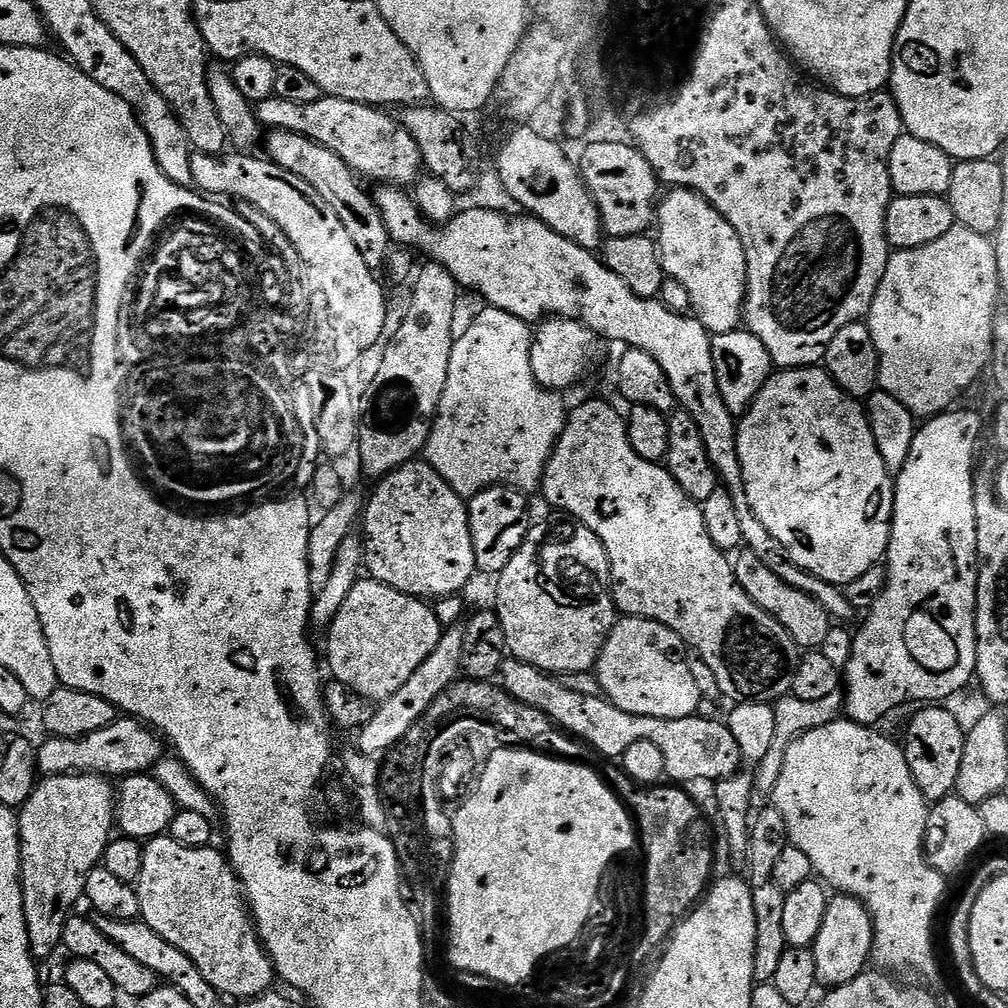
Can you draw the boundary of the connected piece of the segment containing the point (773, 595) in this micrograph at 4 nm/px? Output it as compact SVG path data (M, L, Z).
M744 550L735 557L734 571L736 580L742 586L742 590L756 603L766 614L770 614L794 638L796 647L801 650L819 650L826 639L826 634L833 627L833 621L828 612L812 596L796 589L792 585L771 573L759 561L752 551Z

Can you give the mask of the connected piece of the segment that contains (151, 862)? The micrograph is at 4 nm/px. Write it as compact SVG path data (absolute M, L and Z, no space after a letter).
M165 834L144 844L142 858L142 874L134 885L138 894L140 907L139 919L154 930L154 934L162 934L170 946L178 946L194 966L214 986L214 990L225 998L237 996L240 1002L251 1000L273 987L274 969L272 959L260 941L256 932L256 922L252 919L250 905L240 887L240 879L223 851L216 846L207 848L187 848L171 836Z

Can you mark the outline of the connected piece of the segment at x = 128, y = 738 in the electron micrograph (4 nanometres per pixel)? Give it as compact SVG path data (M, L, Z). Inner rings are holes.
M118 718L94 734L78 738L52 736L38 748L38 766L45 777L69 774L95 774L123 778L148 774L166 755L166 744L149 725L135 718Z

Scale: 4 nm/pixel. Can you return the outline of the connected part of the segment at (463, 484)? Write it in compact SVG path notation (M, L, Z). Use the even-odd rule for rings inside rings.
M484 306L481 309L481 312L473 318L472 325L464 333L461 331L453 339L452 353L450 354L450 370L446 374L446 390L442 390L442 398L436 411L436 418L432 421L432 432L428 435L428 444L424 448L422 456L431 468L438 470L438 474L442 474L442 478L446 478L448 485L459 496L471 498L477 496L482 490L493 486L517 488L522 493L532 494L535 488L537 491L543 485L544 465L551 458L558 438L564 433L566 407L564 408L563 402L559 400L561 397L555 391L548 391L547 388L544 388L535 380L534 370L531 369L530 362L534 332L530 327L529 321L519 320L518 318L514 318L514 314L506 314L506 310L498 310L491 306Z

